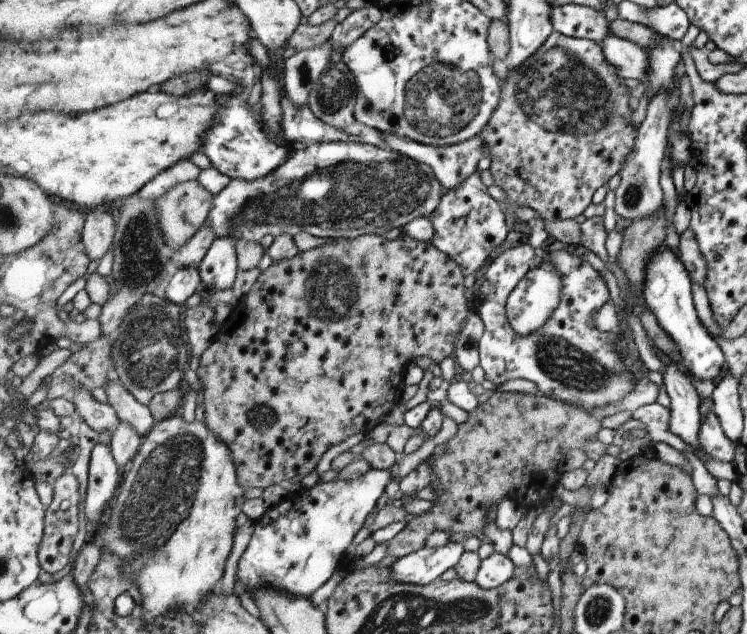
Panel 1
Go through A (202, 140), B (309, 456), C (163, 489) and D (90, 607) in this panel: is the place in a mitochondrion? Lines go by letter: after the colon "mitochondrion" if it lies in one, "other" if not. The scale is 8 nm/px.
A: other
B: other
C: mitochondrion
D: other

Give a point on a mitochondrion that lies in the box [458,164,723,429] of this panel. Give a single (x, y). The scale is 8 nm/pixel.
(567, 365)

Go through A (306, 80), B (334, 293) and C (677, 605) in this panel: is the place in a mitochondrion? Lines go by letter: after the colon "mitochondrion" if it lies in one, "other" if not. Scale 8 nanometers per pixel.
A: mitochondrion
B: mitochondrion
C: other

